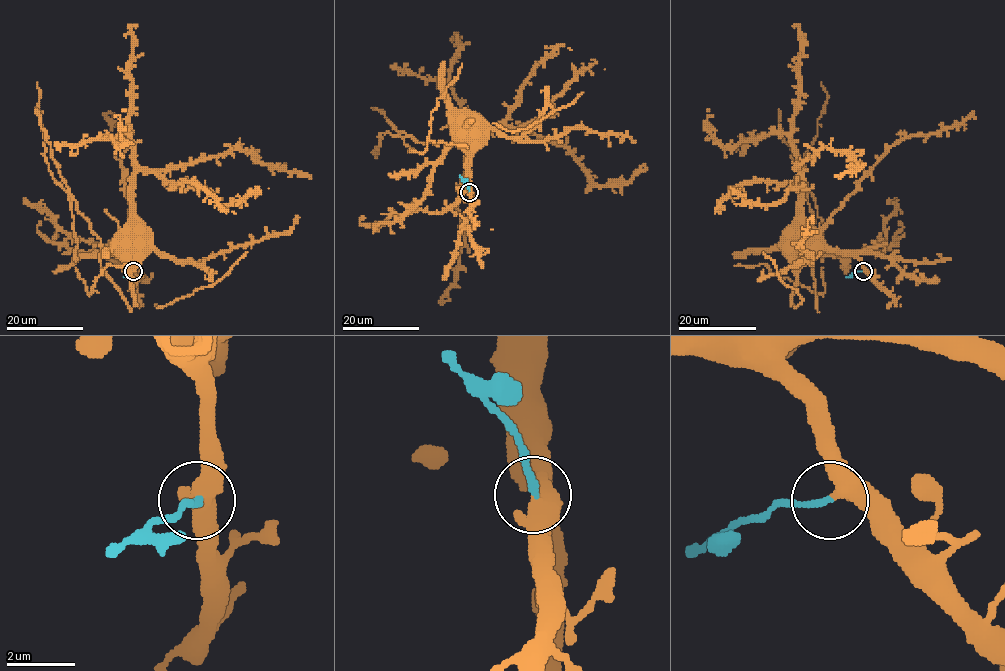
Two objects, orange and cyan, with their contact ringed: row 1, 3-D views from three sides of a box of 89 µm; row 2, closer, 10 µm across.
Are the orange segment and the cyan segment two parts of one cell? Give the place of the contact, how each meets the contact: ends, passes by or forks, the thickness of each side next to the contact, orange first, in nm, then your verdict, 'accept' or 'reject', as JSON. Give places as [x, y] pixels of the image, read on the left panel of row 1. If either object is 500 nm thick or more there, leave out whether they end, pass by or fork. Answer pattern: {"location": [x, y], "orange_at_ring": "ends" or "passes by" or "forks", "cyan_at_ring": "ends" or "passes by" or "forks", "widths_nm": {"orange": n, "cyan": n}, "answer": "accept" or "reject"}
{"location": [133, 271], "orange_at_ring": "passes by", "cyan_at_ring": "ends", "widths_nm": {"orange": 400, "cyan": 200}, "answer": "reject"}

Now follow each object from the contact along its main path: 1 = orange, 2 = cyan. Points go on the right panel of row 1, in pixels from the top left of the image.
1: (863, 272), (863, 264), (851, 254), (795, 249)
2: (863, 272), (846, 277)

